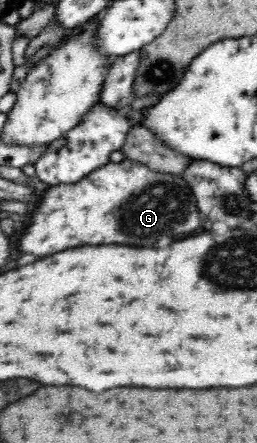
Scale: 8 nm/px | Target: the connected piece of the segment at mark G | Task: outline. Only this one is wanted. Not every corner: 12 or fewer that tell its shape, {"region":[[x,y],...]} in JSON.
{"region":[[131,159],[50,186],[17,250],[164,248],[201,224],[182,175]]}

